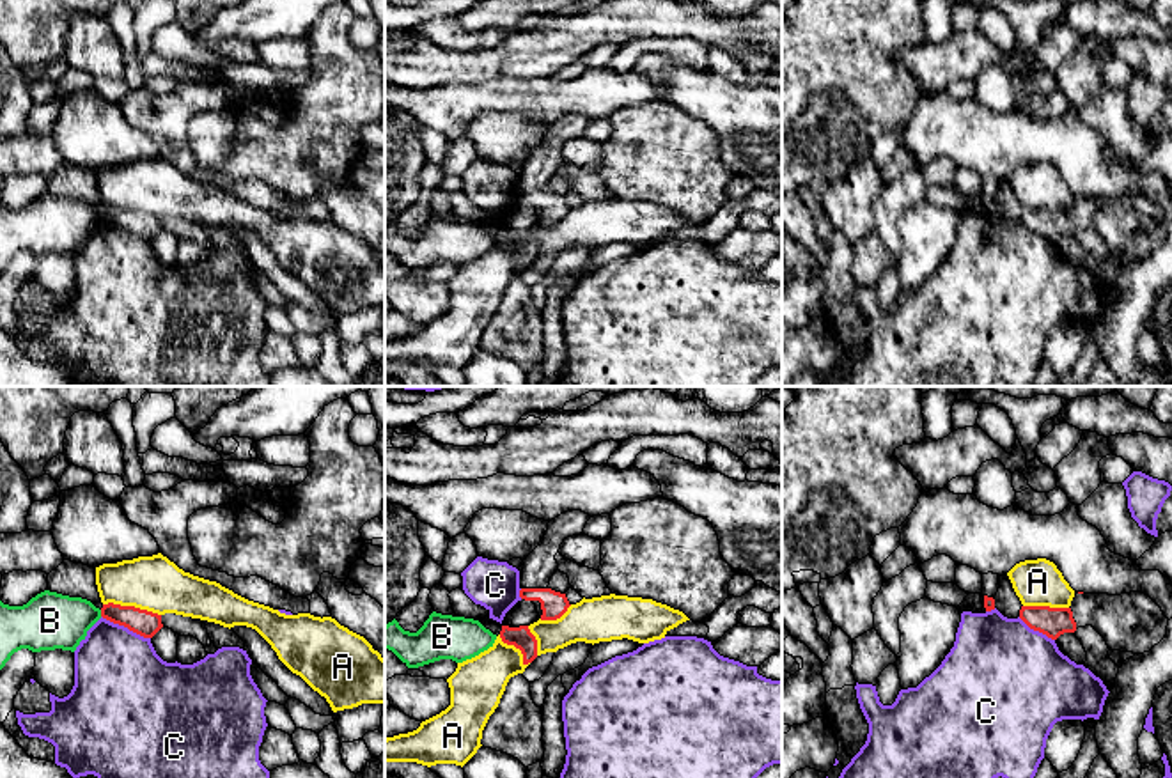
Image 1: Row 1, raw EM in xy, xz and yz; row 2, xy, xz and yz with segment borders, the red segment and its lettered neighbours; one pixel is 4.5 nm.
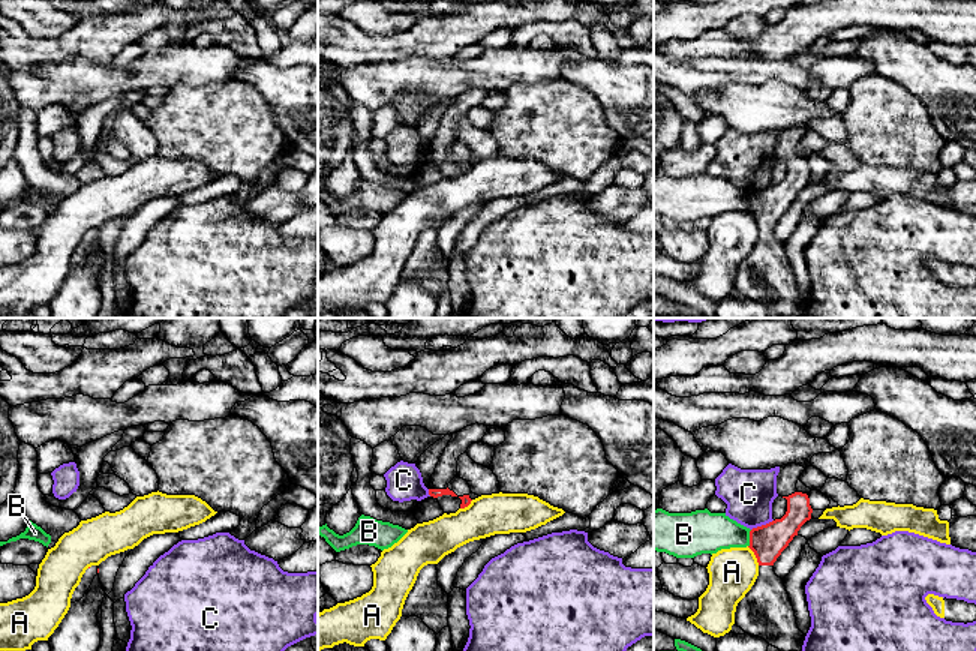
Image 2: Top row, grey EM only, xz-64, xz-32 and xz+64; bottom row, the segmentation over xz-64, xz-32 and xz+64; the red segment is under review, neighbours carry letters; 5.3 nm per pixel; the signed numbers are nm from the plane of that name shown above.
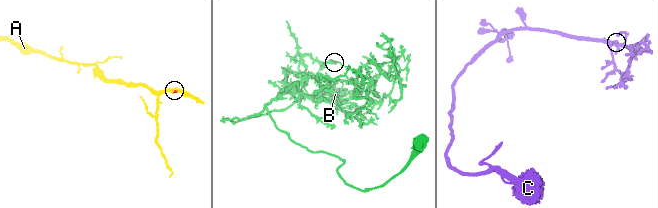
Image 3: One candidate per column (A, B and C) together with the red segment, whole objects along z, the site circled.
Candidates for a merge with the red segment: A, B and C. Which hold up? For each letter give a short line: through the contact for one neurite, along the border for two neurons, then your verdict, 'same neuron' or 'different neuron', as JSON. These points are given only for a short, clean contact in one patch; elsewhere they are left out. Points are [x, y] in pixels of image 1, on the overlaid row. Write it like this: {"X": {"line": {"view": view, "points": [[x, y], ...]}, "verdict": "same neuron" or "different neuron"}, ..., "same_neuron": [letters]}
{"A": {"line": {"view": "xy", "points": [[103, 603], [133, 605], [160, 615]]}, "verdict": "different neuron"}, "B": {"line": {"view": "xy", "points": [[100, 610], [101, 615]]}, "verdict": "different neuron"}, "C": {"verdict": "different neuron"}, "same_neuron": []}

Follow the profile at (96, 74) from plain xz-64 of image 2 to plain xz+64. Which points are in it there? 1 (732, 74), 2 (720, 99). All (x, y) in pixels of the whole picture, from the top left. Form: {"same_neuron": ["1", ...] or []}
{"same_neuron": ["1"]}

